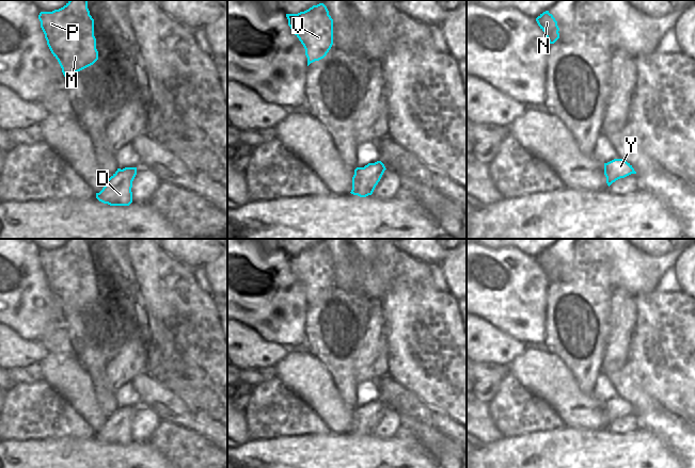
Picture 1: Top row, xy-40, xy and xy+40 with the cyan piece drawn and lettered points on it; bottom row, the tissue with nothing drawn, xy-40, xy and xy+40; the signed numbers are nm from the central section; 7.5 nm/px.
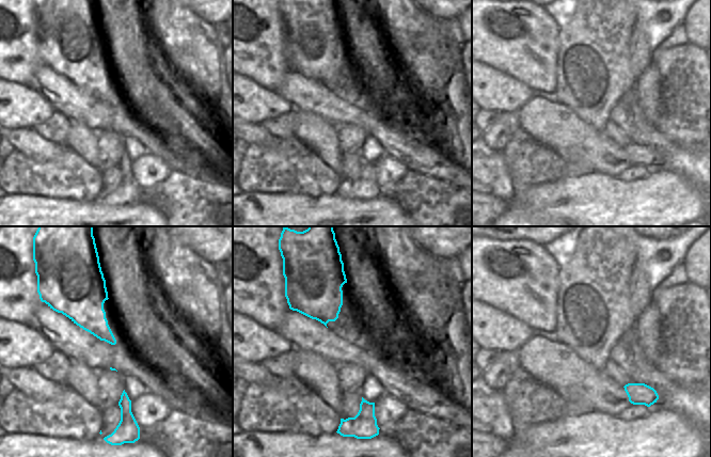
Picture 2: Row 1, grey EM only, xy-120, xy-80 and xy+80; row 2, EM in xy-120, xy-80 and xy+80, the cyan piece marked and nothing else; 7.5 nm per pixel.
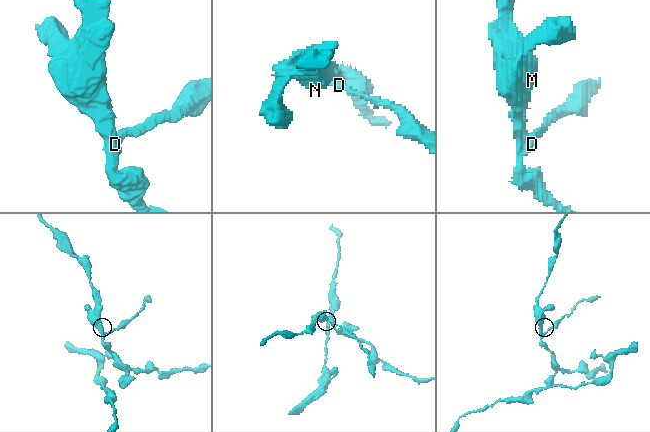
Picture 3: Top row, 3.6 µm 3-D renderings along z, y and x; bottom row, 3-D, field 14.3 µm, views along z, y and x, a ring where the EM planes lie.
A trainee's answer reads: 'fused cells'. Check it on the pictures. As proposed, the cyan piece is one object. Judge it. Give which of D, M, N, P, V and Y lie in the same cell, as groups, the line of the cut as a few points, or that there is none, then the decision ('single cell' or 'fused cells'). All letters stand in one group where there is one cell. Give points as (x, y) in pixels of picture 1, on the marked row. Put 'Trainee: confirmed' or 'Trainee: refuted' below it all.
D M N P V Y; no cut; single cell
Trainee: refuted

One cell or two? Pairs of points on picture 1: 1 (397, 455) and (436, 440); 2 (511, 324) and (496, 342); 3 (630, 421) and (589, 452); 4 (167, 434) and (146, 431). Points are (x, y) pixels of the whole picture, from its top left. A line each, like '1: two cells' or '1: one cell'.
1: two cells
2: two cells
3: two cells
4: two cells

